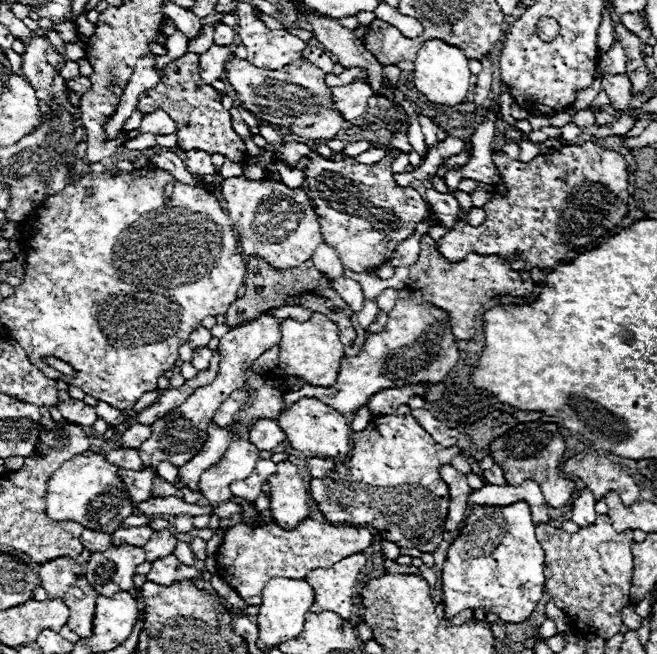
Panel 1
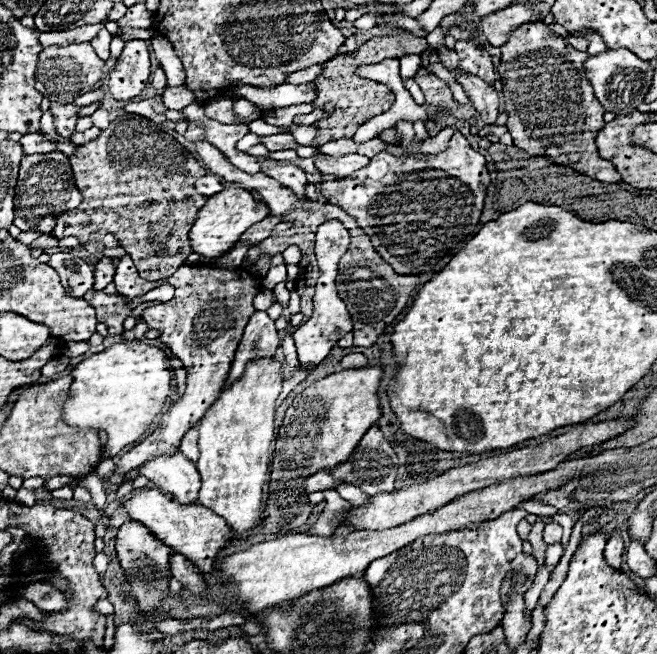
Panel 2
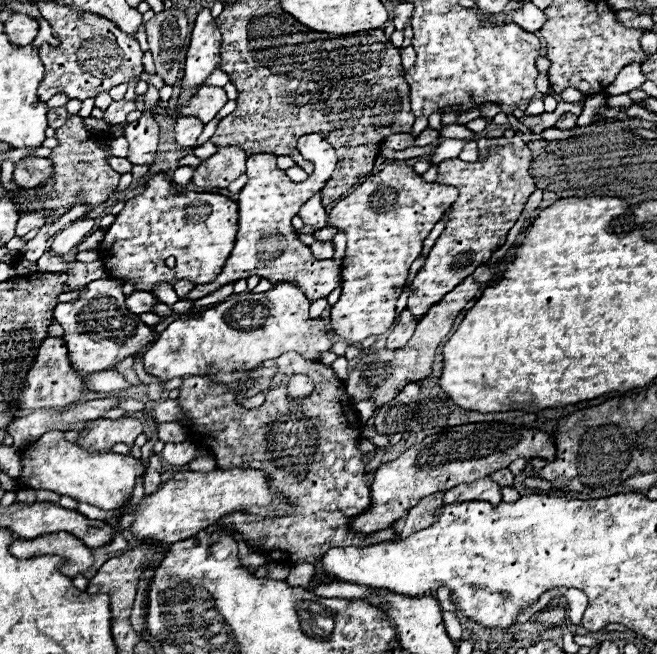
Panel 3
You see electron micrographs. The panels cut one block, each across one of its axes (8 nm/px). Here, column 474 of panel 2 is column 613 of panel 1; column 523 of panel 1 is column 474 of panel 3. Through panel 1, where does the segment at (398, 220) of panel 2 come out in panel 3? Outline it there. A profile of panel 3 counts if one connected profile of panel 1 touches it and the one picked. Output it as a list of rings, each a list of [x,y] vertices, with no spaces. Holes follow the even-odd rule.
[[[514,138],[514,142],[500,140],[500,146],[494,148],[486,160],[462,162],[460,158],[450,158],[438,164],[438,180],[458,186],[460,196],[452,206],[450,222],[446,224],[444,232],[430,250],[426,264],[412,282],[408,310],[414,314],[414,318],[420,320],[430,306],[440,302],[480,264],[490,260],[492,252],[506,242],[508,230],[522,214],[528,196],[536,190],[534,178],[528,174],[530,162],[530,148],[520,138]]]

